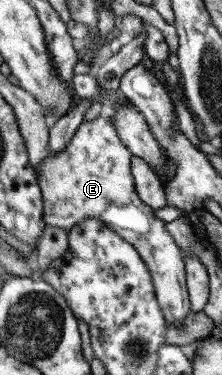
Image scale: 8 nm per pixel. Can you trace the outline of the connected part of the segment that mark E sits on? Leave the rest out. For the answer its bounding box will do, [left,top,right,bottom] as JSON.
[37,110,190,326]

